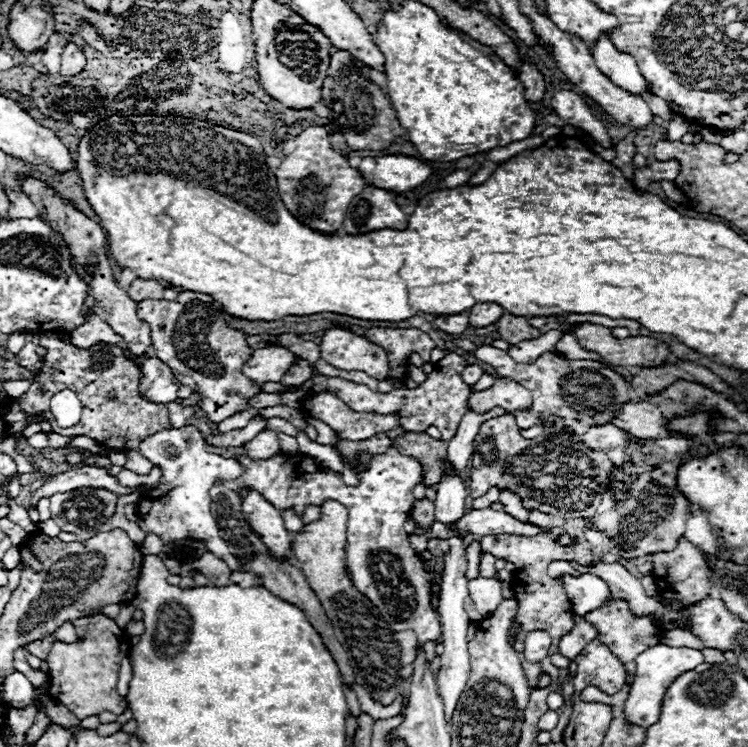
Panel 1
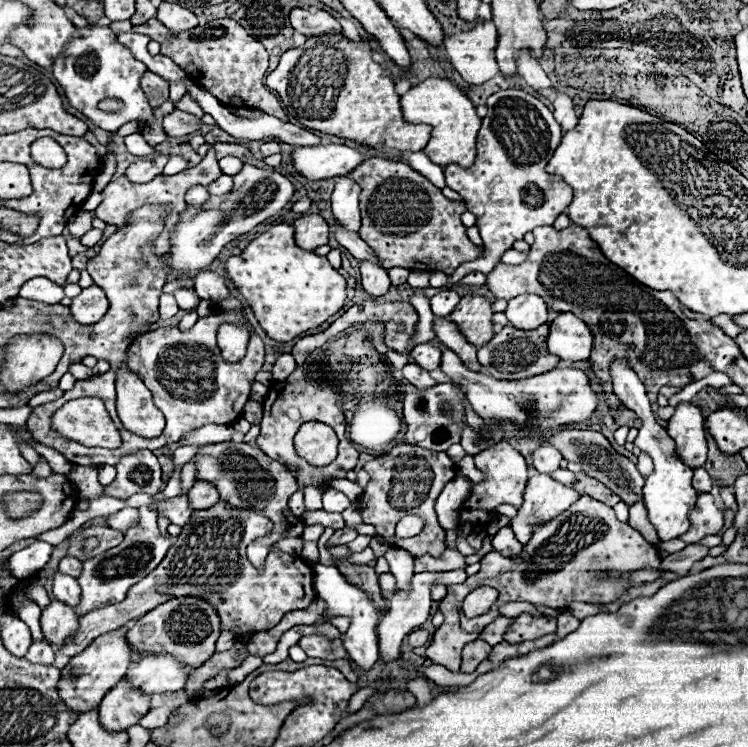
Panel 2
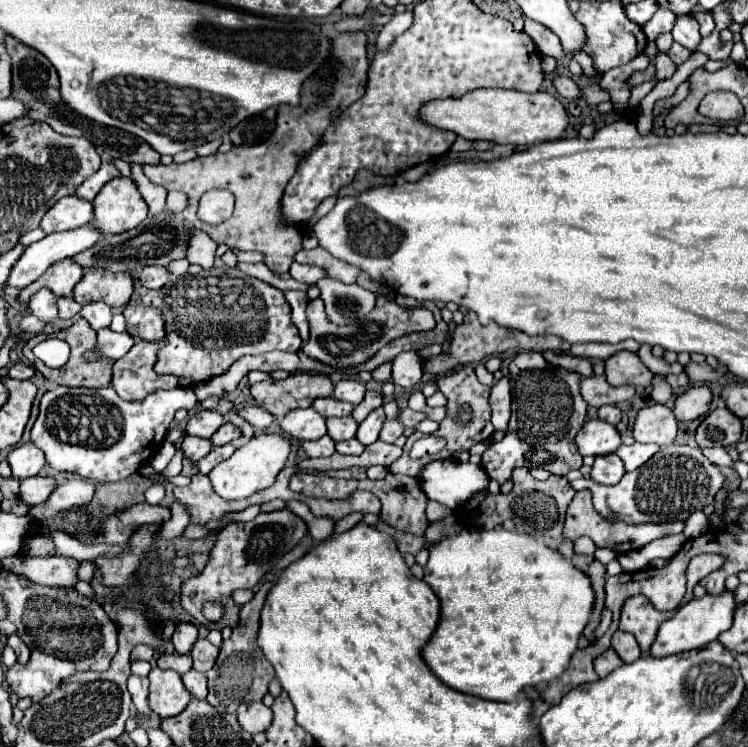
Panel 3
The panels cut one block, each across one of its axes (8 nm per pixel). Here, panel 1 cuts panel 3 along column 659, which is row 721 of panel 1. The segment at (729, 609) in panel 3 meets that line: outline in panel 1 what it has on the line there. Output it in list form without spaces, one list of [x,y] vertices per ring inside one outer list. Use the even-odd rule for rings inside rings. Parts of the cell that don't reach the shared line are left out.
[[[658,644],[658,646],[650,648],[650,650],[644,650],[642,654],[638,654],[638,658],[636,658],[636,674],[634,674],[634,680],[630,684],[630,694],[628,694],[626,708],[624,708],[626,720],[634,722],[638,726],[642,724],[644,728],[656,724],[658,716],[660,716],[660,710],[662,710],[662,698],[664,698],[668,686],[680,674],[684,674],[688,670],[694,670],[702,662],[704,662],[704,656],[702,656],[700,650],[672,648],[672,646],[664,646],[664,644]]]

